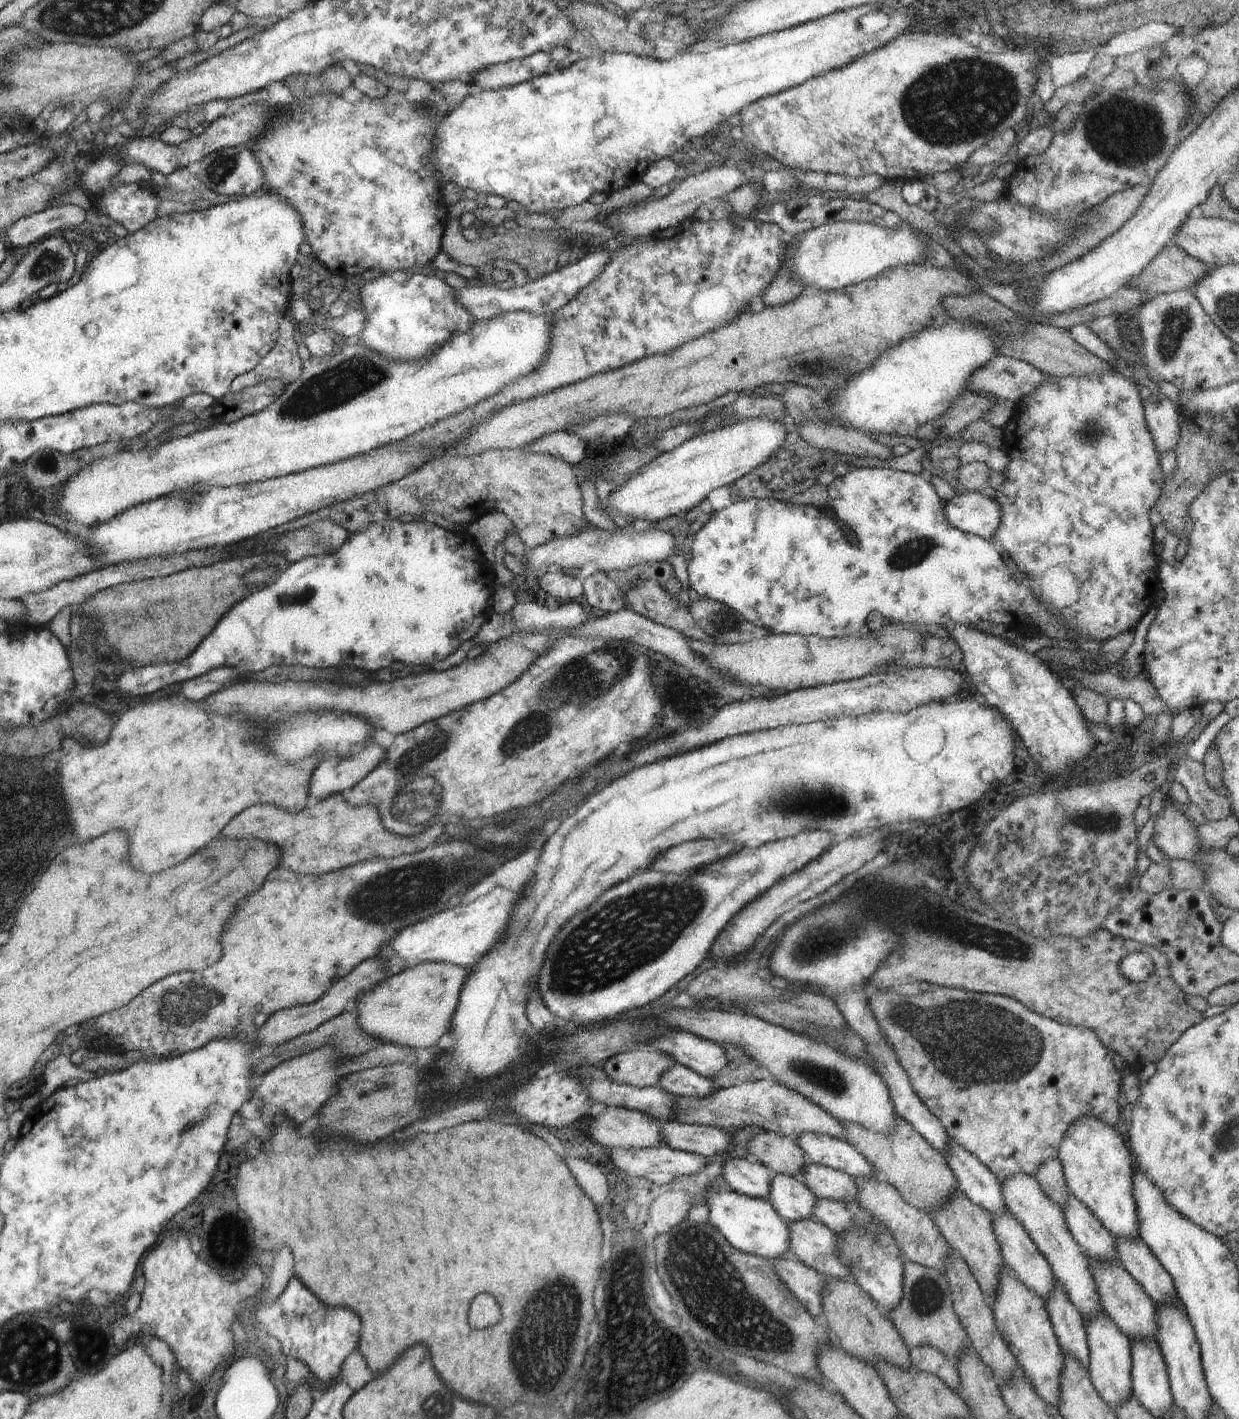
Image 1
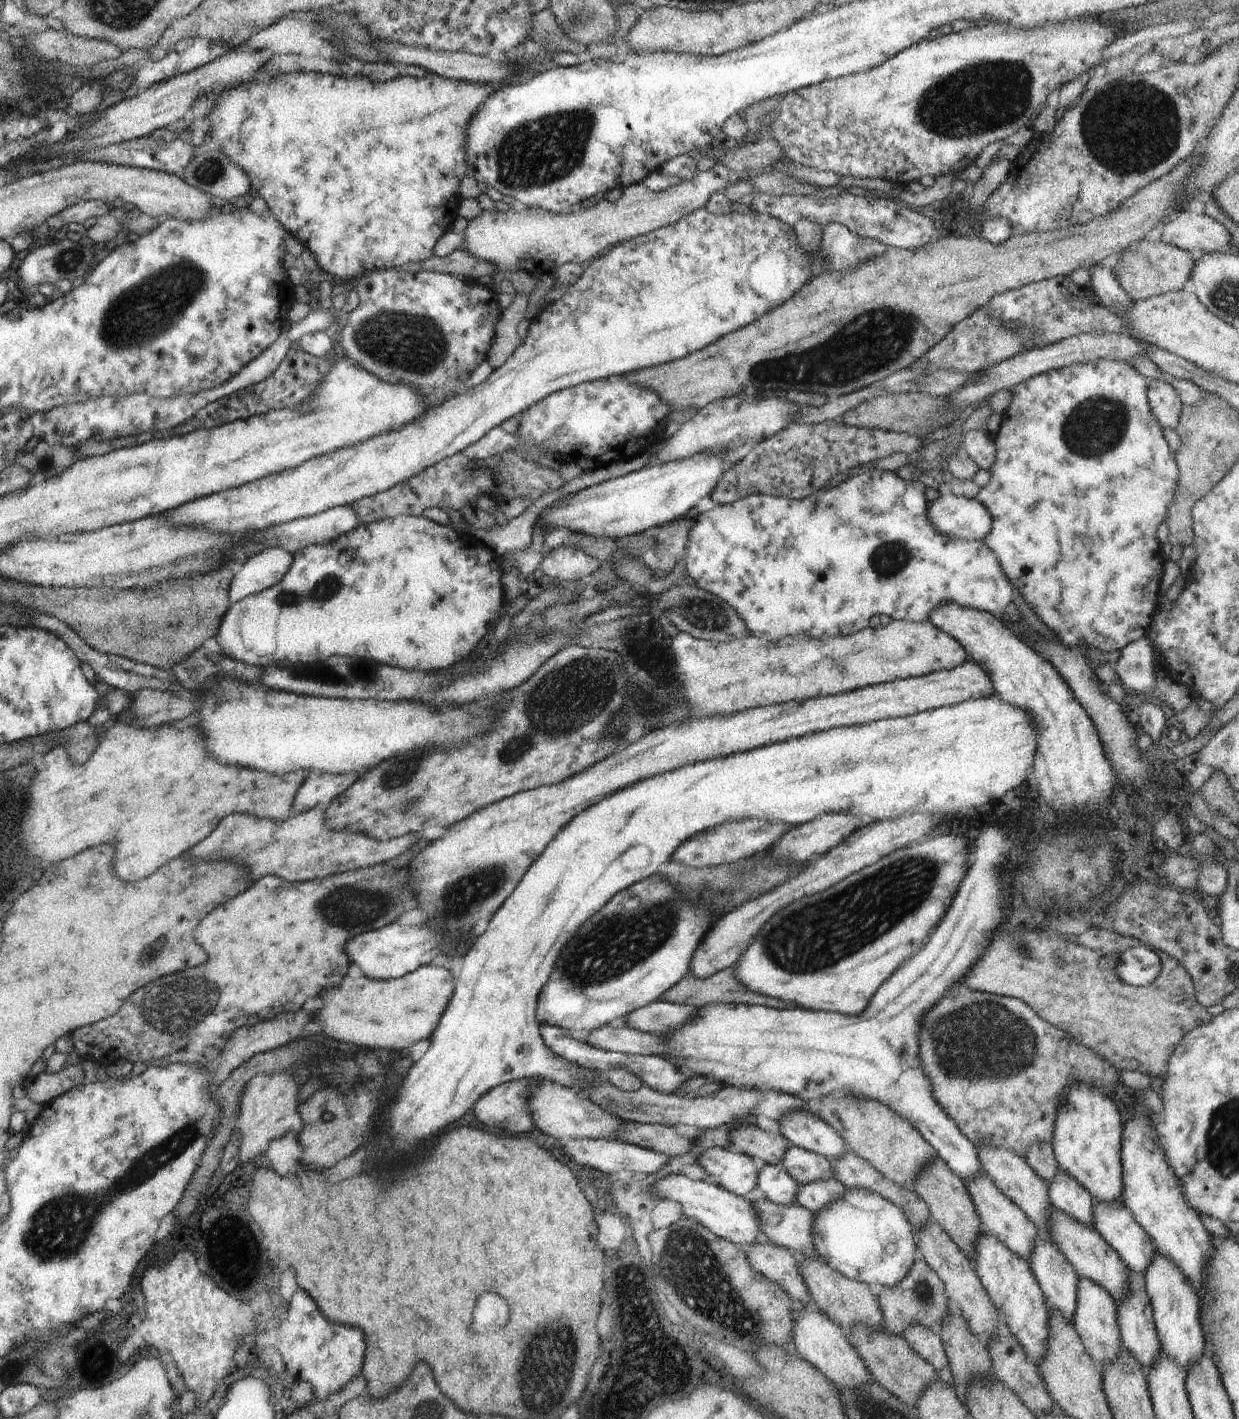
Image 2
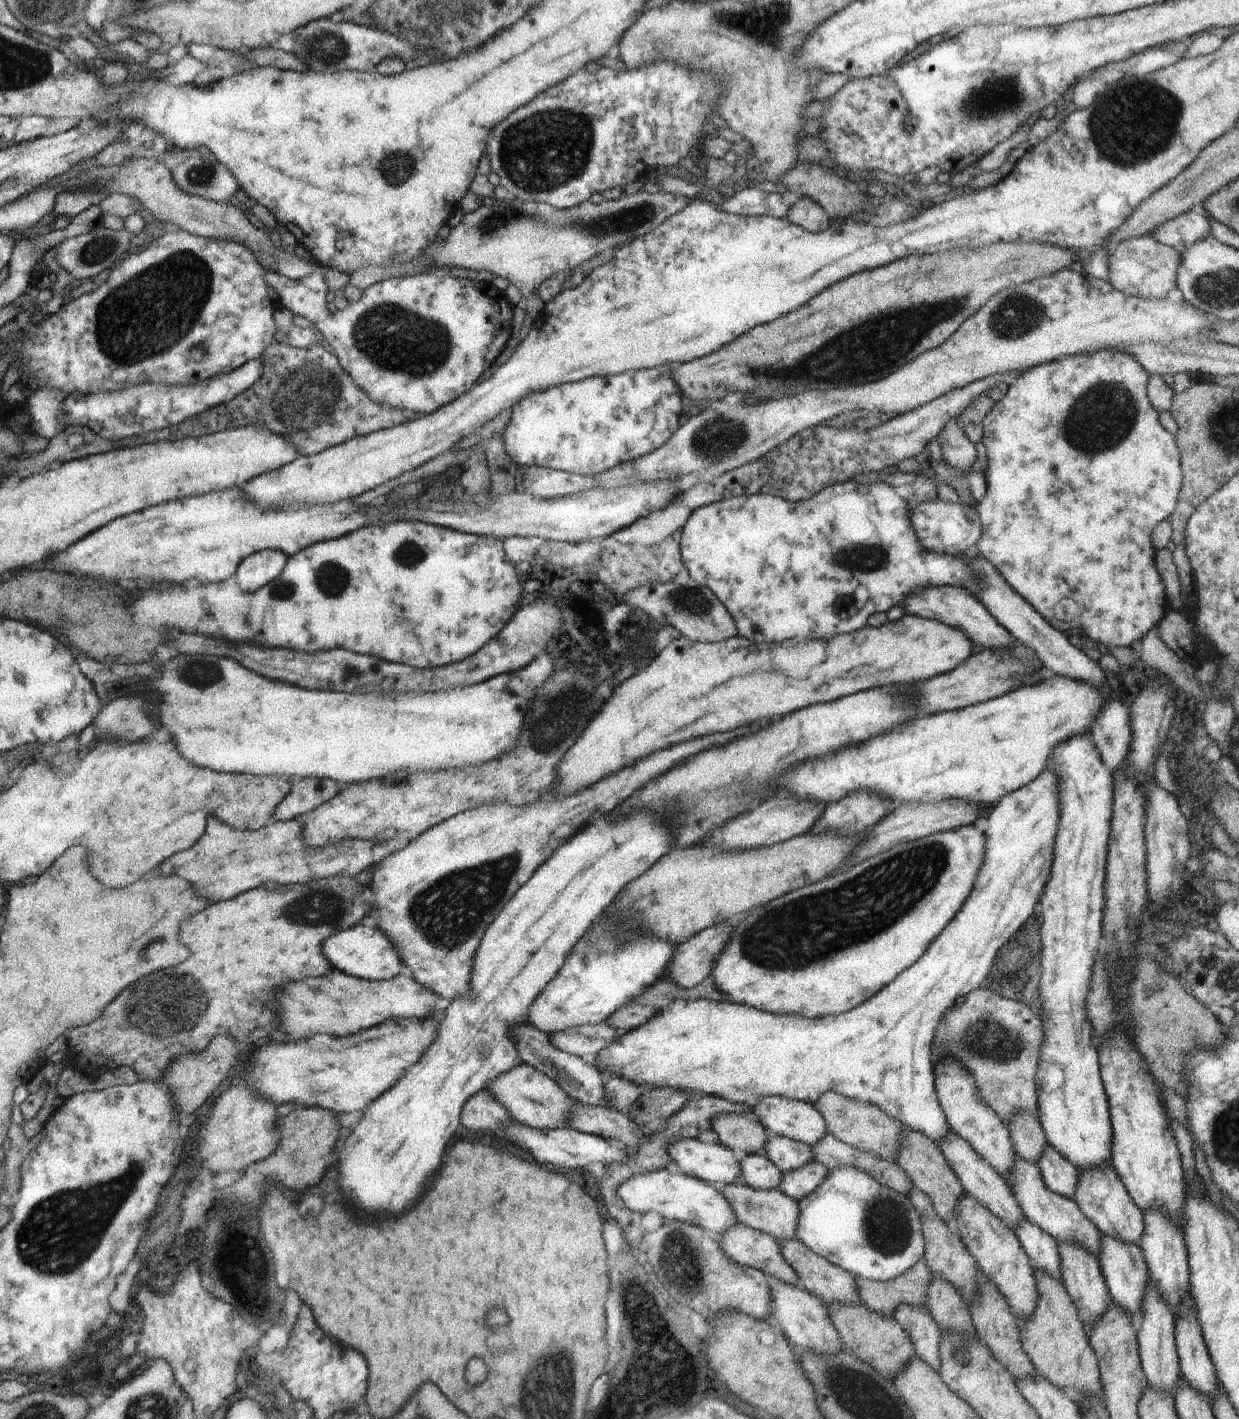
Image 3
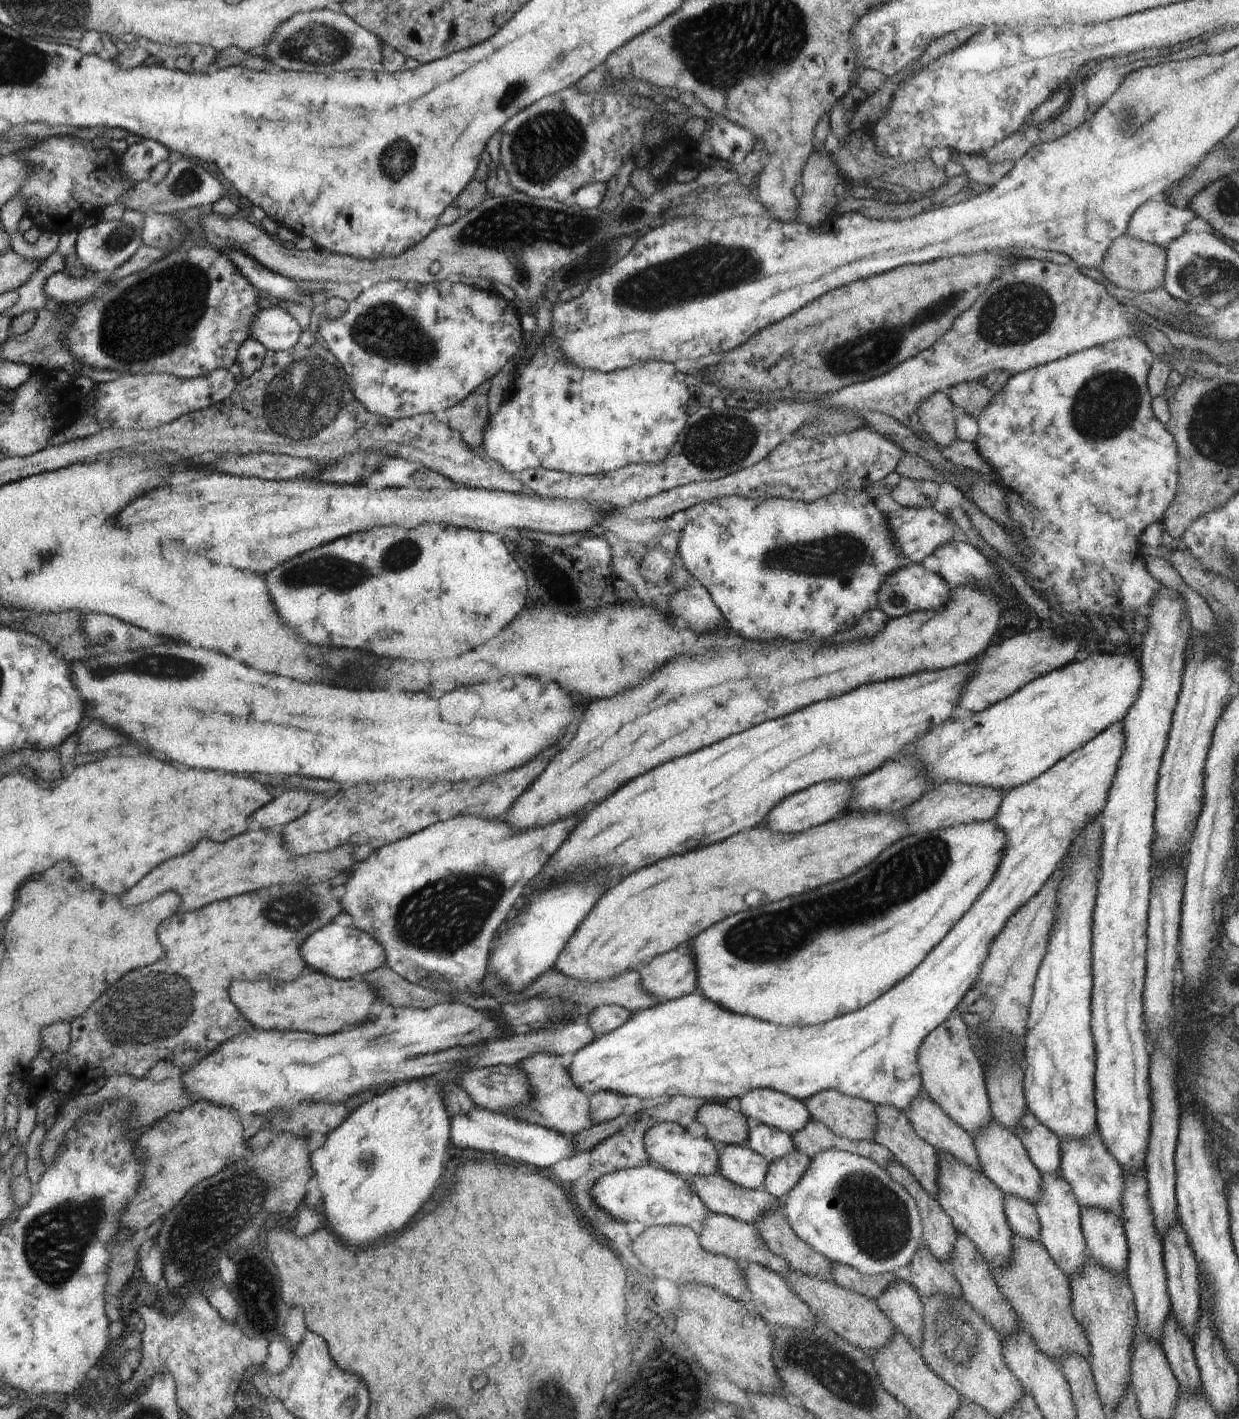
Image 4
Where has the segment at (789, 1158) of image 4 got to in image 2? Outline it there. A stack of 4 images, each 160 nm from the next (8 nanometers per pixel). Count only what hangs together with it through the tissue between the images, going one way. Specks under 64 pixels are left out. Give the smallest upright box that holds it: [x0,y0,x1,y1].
[795,1177,845,1214]

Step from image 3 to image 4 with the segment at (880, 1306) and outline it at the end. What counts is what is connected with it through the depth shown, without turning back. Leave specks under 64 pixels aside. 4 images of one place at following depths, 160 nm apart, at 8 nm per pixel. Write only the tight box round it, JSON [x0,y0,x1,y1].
[831,1263,902,1300]

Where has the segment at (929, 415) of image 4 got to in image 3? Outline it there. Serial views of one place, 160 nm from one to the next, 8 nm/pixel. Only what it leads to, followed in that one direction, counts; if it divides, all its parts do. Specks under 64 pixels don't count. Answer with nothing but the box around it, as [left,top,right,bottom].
[937,418,977,472]

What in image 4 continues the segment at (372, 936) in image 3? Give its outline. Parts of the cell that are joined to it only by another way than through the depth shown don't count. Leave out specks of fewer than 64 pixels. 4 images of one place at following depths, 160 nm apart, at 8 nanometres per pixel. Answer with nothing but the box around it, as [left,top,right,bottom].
[300,923,387,979]

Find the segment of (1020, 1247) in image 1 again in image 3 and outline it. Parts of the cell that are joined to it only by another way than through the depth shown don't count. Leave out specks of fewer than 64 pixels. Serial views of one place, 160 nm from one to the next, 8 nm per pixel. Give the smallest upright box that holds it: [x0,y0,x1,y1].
[936,1131,1024,1230]

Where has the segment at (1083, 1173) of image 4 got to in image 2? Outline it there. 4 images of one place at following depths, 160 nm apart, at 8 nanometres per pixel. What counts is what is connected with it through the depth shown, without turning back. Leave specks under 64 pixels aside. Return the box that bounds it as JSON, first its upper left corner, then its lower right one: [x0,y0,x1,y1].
[1093,1200,1156,1274]

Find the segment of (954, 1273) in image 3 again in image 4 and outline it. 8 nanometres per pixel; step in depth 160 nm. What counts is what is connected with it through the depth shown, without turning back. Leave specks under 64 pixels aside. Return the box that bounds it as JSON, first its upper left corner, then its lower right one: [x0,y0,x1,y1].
[885,1161,958,1264]

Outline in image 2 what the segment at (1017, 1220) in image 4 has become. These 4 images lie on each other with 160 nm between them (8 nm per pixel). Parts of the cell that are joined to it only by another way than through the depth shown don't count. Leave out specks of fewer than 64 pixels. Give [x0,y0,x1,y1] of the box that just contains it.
[1028,1237,1079,1324]

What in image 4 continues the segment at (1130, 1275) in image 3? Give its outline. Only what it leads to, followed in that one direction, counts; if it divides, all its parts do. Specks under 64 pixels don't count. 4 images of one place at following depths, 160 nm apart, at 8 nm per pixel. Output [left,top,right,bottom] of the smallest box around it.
[1079,1207,1128,1276]

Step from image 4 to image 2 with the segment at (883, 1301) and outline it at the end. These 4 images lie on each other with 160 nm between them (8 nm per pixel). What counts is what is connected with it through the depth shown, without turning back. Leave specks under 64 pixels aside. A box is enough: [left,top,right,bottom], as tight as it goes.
[902,1321,954,1387]

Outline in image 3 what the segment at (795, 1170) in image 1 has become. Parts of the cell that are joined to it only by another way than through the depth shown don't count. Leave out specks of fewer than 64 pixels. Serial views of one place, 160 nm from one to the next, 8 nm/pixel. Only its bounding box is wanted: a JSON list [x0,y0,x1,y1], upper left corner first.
[711,1113,770,1154]

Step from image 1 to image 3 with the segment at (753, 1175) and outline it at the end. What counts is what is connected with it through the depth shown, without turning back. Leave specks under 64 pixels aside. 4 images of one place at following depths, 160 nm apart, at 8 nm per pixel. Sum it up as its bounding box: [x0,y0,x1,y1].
[667,1137,741,1187]

